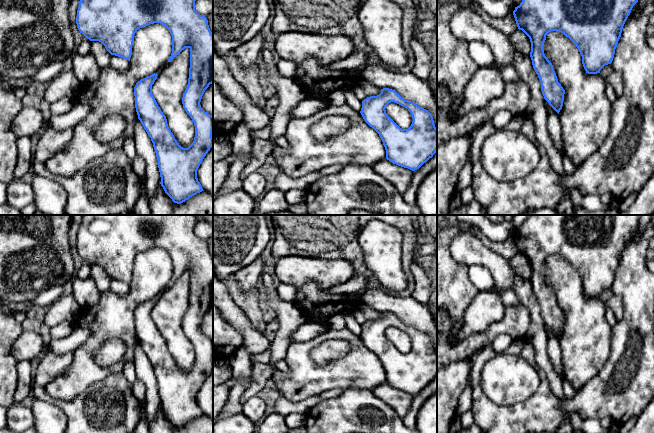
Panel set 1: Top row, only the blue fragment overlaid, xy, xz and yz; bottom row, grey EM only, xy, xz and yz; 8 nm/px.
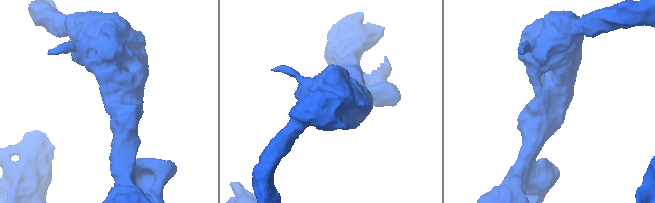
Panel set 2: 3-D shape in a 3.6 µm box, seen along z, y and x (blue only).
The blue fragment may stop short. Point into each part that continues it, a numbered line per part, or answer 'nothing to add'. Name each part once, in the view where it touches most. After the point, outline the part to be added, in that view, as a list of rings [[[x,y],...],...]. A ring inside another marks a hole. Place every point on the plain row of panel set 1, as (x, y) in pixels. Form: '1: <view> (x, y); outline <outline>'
nothing to add

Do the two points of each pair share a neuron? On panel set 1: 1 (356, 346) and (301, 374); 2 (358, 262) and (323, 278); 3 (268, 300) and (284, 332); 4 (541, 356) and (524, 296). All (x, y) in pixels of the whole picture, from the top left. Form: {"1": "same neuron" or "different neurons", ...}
{"1": "same neuron", "2": "different neurons", "3": "same neuron", "4": "same neuron"}

